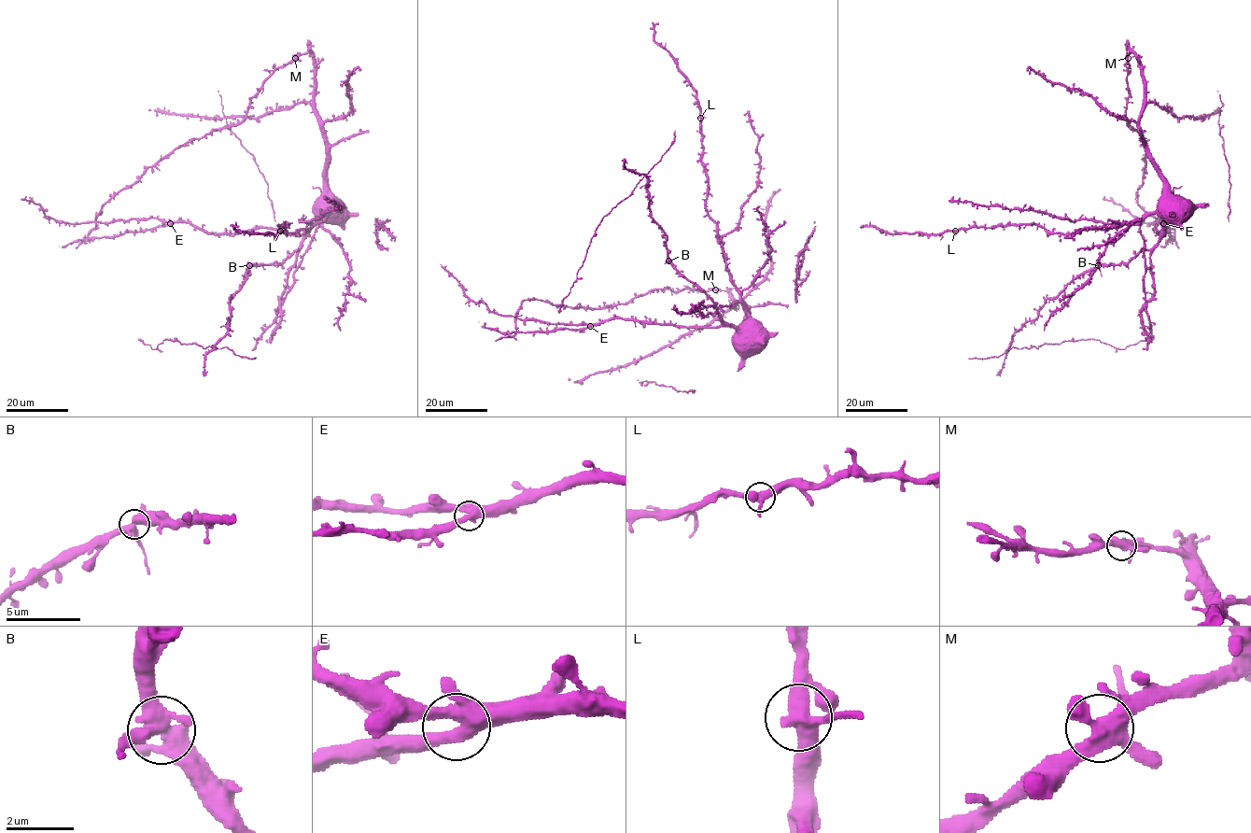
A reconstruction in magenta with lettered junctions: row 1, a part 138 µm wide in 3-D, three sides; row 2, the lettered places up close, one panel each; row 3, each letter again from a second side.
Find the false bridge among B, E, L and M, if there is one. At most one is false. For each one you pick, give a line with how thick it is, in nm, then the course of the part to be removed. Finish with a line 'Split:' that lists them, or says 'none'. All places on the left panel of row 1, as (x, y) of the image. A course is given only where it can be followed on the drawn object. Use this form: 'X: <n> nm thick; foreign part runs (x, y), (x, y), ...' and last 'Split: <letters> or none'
Split: none

